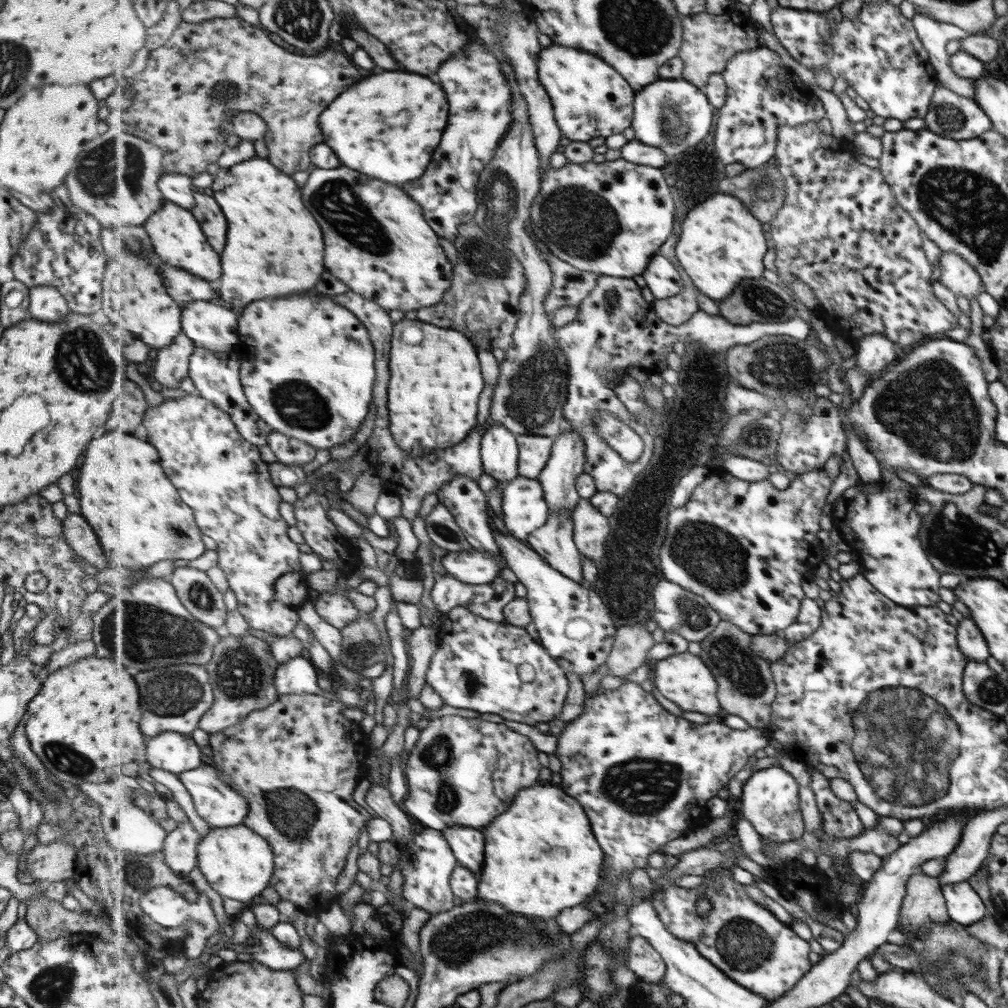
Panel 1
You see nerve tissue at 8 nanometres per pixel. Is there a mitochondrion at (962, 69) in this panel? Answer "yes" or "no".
no

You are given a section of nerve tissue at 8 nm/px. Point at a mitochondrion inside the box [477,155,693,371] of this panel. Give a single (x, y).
(578, 223)

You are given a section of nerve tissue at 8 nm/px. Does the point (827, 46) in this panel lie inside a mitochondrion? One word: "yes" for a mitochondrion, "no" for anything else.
yes

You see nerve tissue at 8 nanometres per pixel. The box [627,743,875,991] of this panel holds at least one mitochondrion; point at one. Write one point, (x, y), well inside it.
(742, 943)

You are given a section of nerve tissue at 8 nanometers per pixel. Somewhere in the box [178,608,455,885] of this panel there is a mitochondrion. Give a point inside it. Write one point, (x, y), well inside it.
(239, 674)

